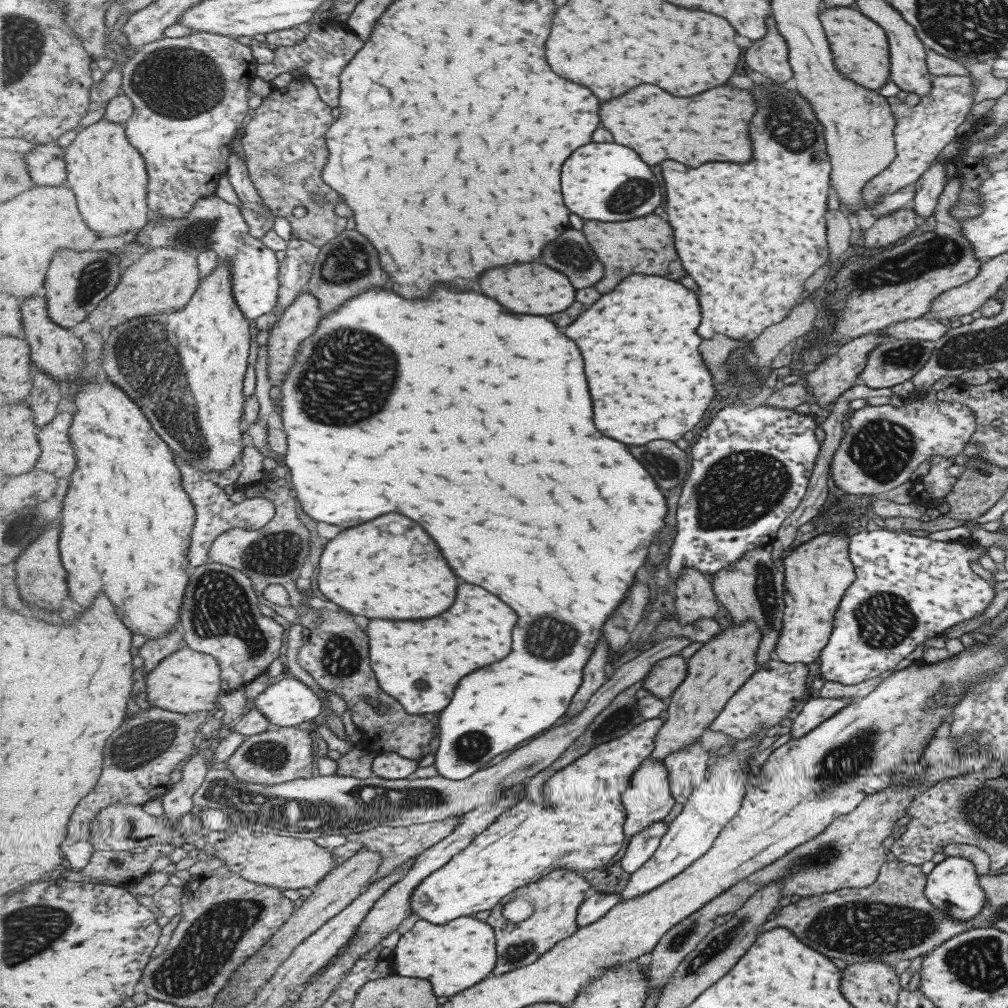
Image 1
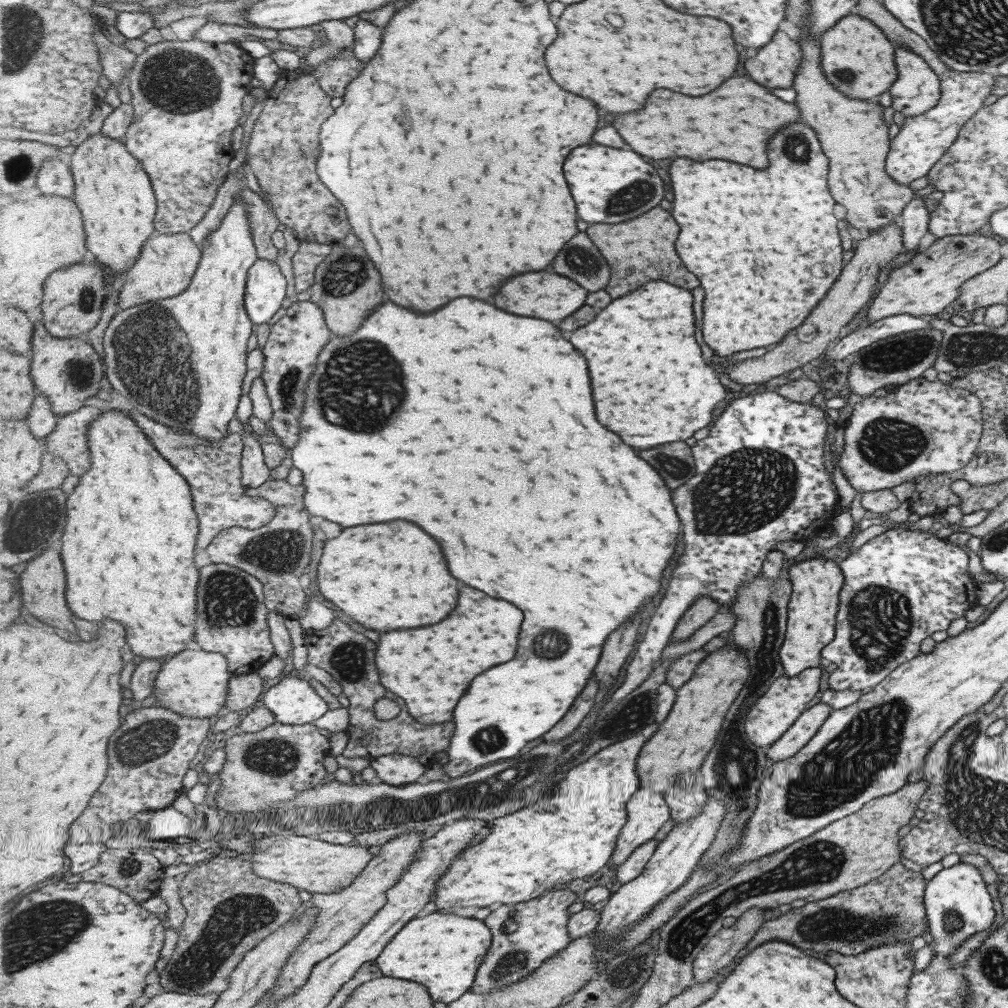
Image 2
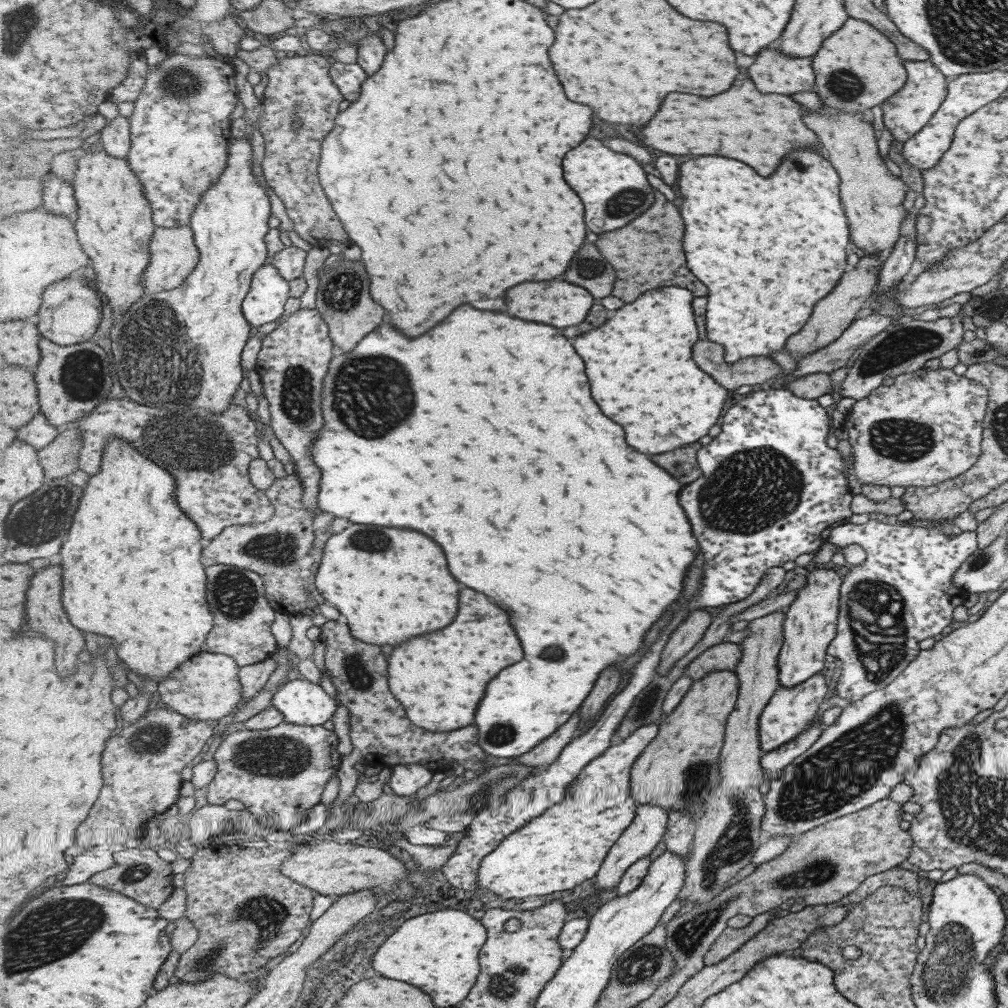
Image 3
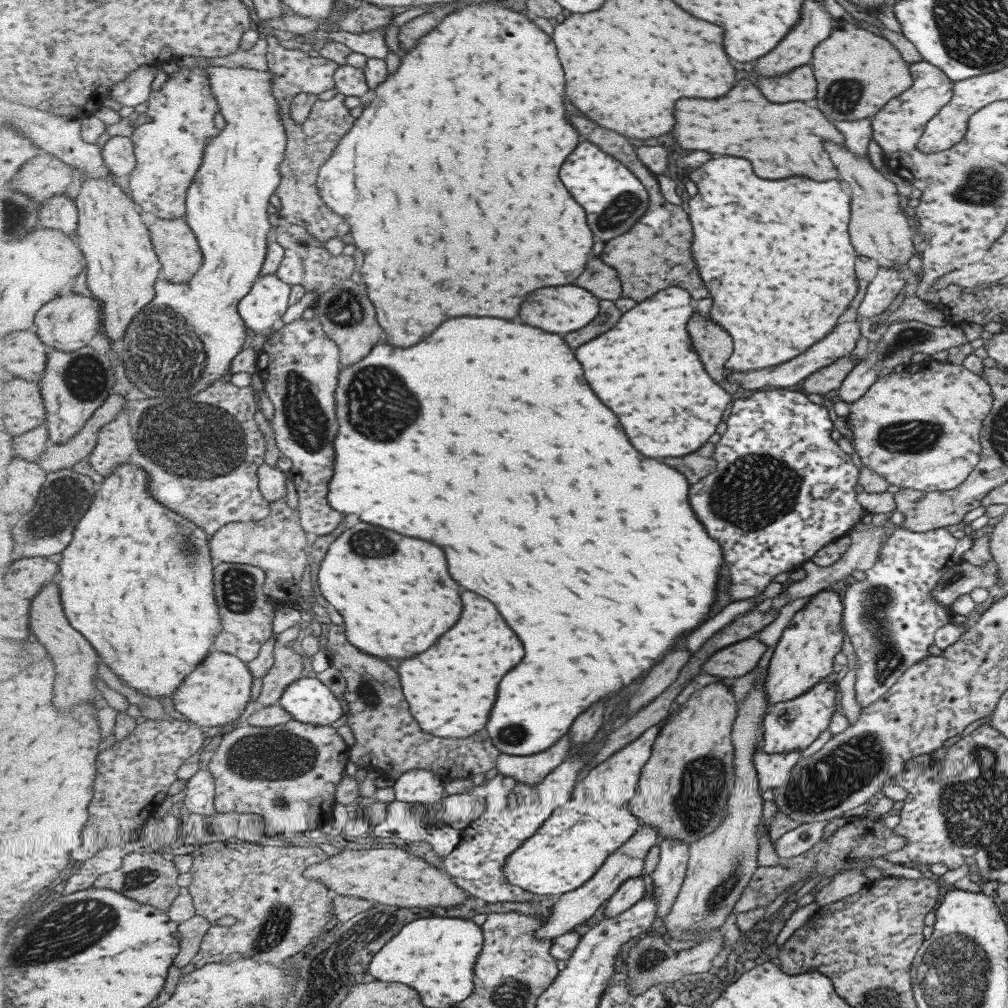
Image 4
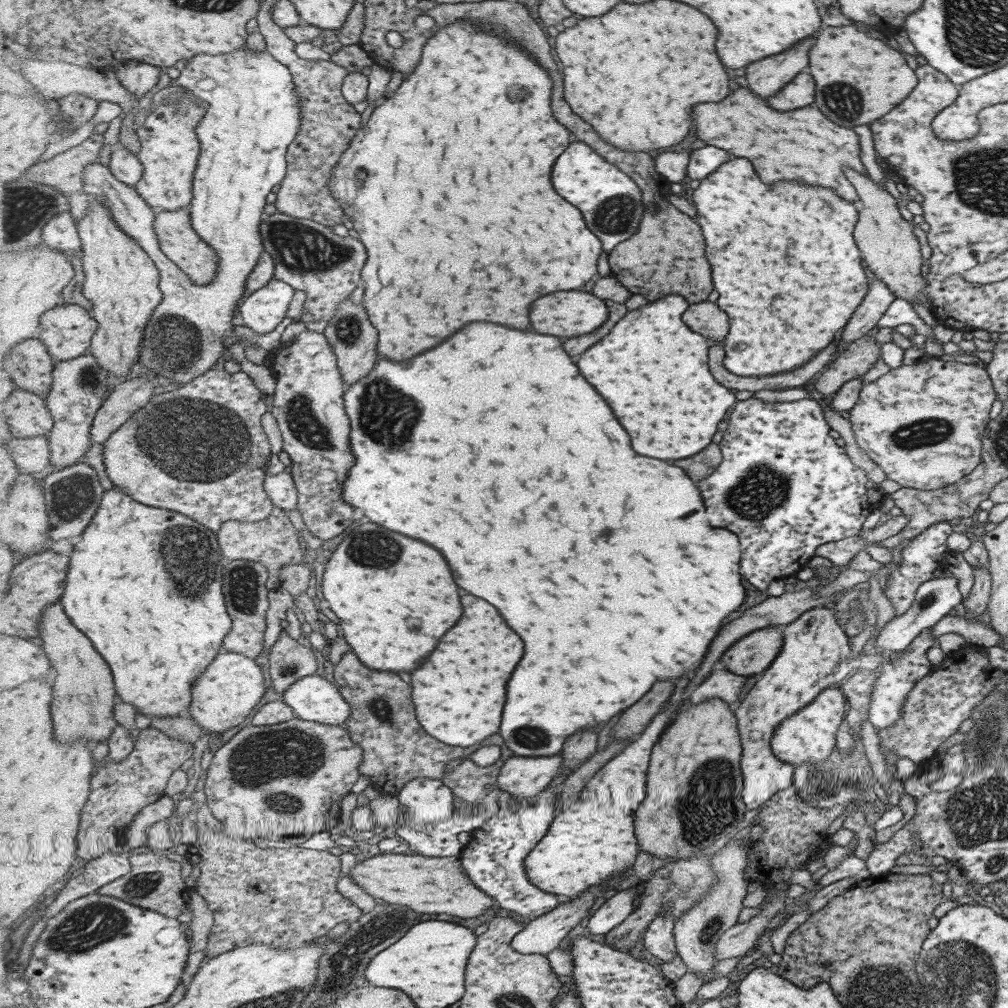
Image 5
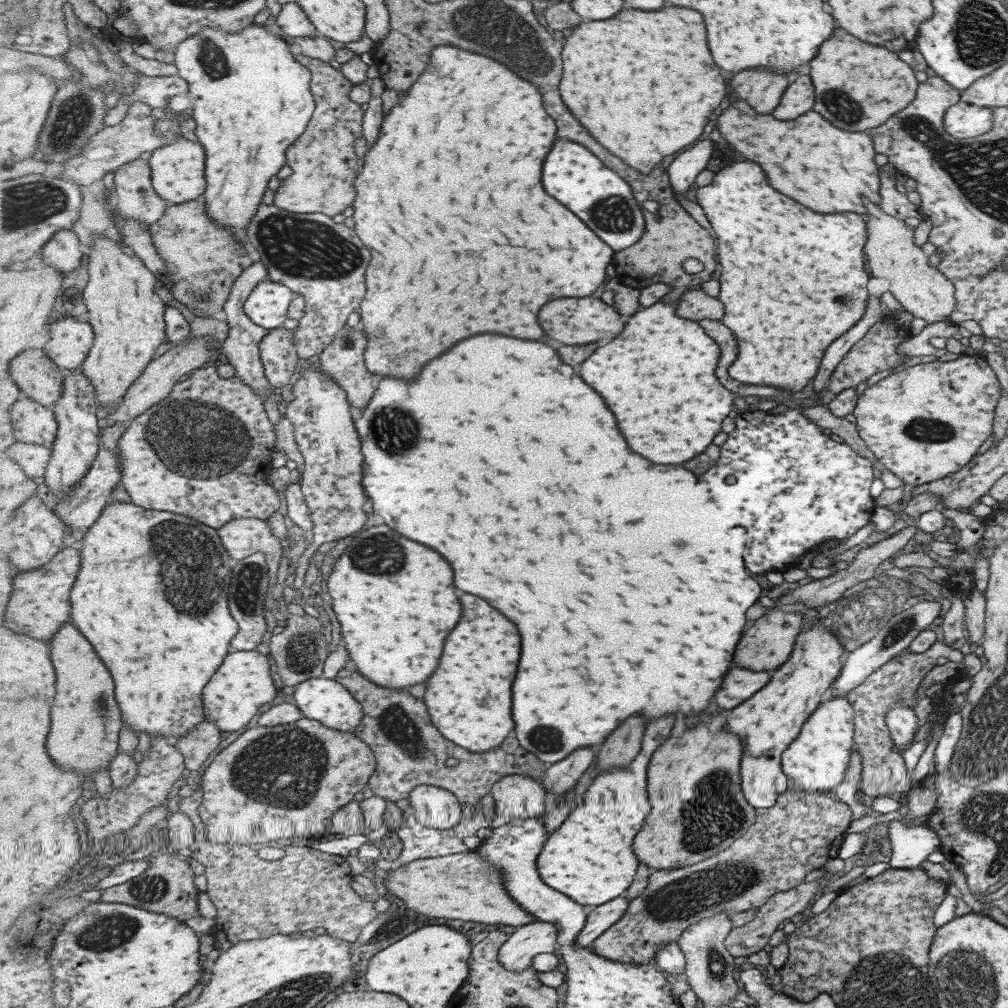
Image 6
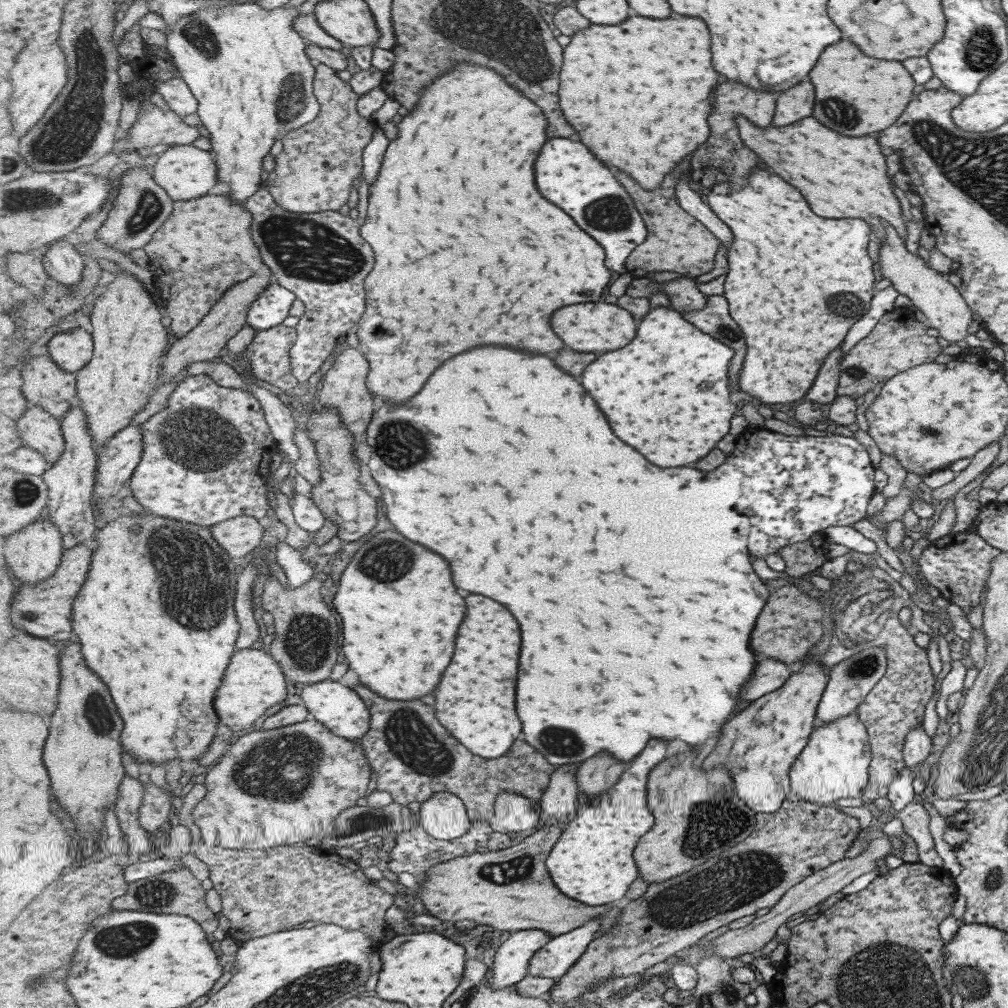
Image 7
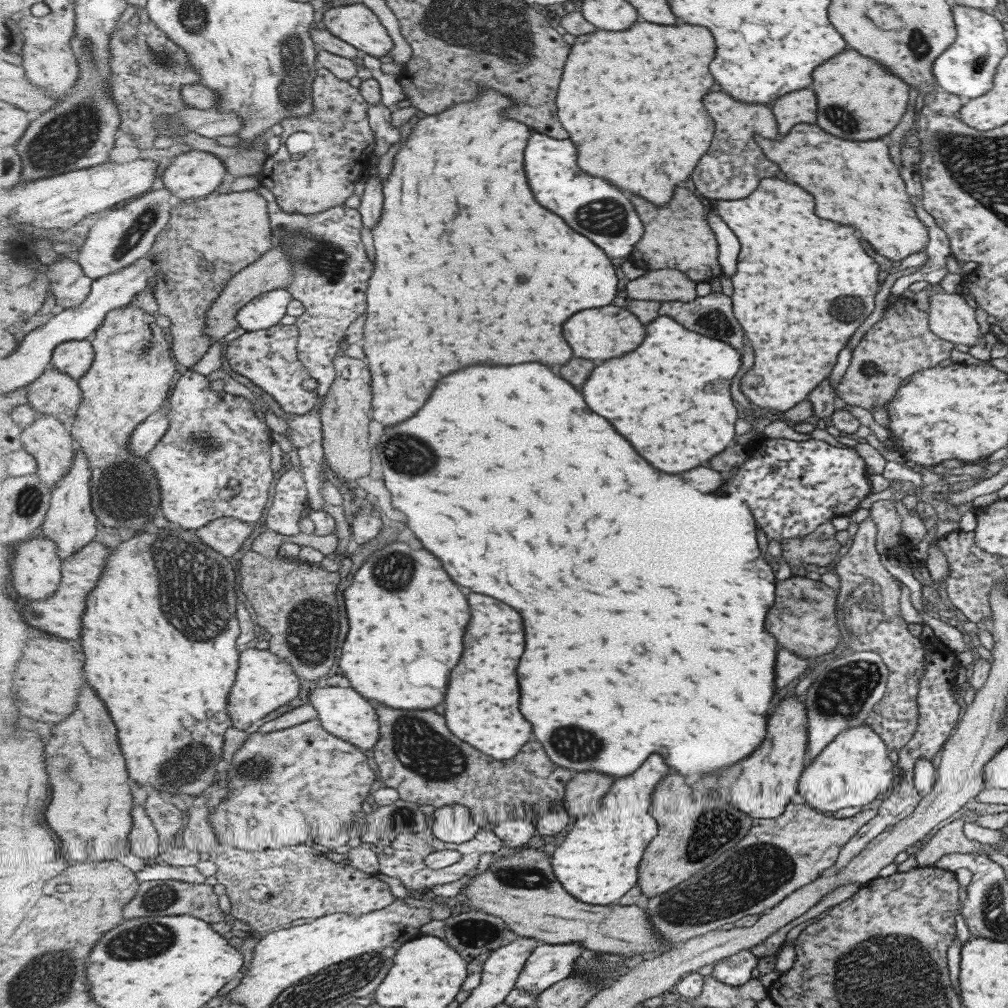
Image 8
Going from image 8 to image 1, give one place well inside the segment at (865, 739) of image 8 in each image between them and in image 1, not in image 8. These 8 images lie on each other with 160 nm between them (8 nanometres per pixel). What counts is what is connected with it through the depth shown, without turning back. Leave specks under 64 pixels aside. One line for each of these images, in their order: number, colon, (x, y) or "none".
1: (765, 698)
2: (772, 714)
3: (790, 710)
4: (791, 725)
5: (808, 735)
6: (815, 760)
7: (832, 765)

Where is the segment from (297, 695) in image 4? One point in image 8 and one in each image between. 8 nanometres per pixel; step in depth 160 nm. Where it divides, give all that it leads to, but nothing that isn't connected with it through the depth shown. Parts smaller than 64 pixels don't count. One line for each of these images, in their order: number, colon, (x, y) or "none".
5: (313, 698)
6: (329, 701)
7: (341, 708)
8: (344, 711)

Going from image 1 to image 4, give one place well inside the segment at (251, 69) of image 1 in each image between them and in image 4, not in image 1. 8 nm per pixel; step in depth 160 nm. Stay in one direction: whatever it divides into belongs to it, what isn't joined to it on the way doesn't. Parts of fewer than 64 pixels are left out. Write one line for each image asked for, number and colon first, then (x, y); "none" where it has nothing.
2: (188, 96)
3: (180, 127)
4: (178, 121)

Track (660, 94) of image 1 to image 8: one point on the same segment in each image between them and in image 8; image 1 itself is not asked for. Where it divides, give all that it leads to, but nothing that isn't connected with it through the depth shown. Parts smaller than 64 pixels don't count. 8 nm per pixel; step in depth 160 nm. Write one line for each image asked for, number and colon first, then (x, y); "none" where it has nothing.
2: (734, 123)
3: (744, 124)
4: (727, 126)
5: (804, 146)
6: (828, 170)
7: (842, 177)
8: (854, 183)

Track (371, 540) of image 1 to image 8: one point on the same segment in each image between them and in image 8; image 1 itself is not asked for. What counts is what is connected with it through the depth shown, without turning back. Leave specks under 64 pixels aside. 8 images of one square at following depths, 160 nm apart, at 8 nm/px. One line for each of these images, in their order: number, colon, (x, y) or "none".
2: (387, 576)
3: (392, 584)
4: (396, 594)
5: (383, 616)
6: (396, 616)
7: (401, 612)
8: (408, 618)

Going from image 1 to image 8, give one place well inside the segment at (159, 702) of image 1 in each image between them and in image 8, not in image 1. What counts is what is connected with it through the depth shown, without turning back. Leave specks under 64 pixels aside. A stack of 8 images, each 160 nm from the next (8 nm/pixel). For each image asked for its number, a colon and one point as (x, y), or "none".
2: (194, 684)
3: (208, 688)
4: (217, 693)
5: (230, 690)
6: (243, 685)
7: (255, 681)
8: (266, 682)

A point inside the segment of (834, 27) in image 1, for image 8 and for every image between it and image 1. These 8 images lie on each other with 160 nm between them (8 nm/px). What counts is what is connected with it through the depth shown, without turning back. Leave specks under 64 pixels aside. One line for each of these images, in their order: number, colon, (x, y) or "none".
2: (857, 58)
3: (857, 54)
4: (851, 61)
5: (857, 79)
6: (857, 86)
7: (854, 95)
8: (856, 100)

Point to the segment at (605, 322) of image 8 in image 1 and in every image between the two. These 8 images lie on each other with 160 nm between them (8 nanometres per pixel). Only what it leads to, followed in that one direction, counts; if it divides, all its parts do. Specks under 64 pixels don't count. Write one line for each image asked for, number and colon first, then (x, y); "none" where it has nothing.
1: (535, 288)
2: (551, 296)
3: (555, 302)
4: (567, 309)
5: (568, 314)
6: (572, 320)
7: (598, 326)

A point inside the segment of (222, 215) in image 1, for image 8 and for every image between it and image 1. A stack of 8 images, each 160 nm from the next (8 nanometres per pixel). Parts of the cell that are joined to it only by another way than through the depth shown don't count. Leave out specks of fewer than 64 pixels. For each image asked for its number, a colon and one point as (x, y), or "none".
2: (266, 289)
3: (270, 290)
4: (262, 310)
5: (266, 308)
6: (268, 305)
7: (272, 308)
8: (265, 311)

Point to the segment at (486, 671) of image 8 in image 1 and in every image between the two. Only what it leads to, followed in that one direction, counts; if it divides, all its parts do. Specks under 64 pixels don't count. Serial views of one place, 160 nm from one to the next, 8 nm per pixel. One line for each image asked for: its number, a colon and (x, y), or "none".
1: (420, 662)
2: (431, 668)
3: (441, 678)
4: (452, 689)
5: (461, 692)
6: (470, 697)
7: (476, 701)

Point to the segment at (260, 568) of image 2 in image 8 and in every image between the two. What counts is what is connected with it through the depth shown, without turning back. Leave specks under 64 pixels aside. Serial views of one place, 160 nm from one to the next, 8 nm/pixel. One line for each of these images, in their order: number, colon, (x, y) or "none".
3: (287, 539)
4: (279, 544)
5: (273, 542)
6: (243, 537)
7: (240, 536)
8: (227, 535)

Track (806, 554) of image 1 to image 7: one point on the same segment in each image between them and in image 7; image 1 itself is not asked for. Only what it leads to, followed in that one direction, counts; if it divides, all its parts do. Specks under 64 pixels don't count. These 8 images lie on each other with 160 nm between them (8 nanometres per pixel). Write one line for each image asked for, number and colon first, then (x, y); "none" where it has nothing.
2: (810, 618)
3: (810, 621)
4: (803, 654)
5: (815, 653)
6: (767, 722)
7: (759, 745)

